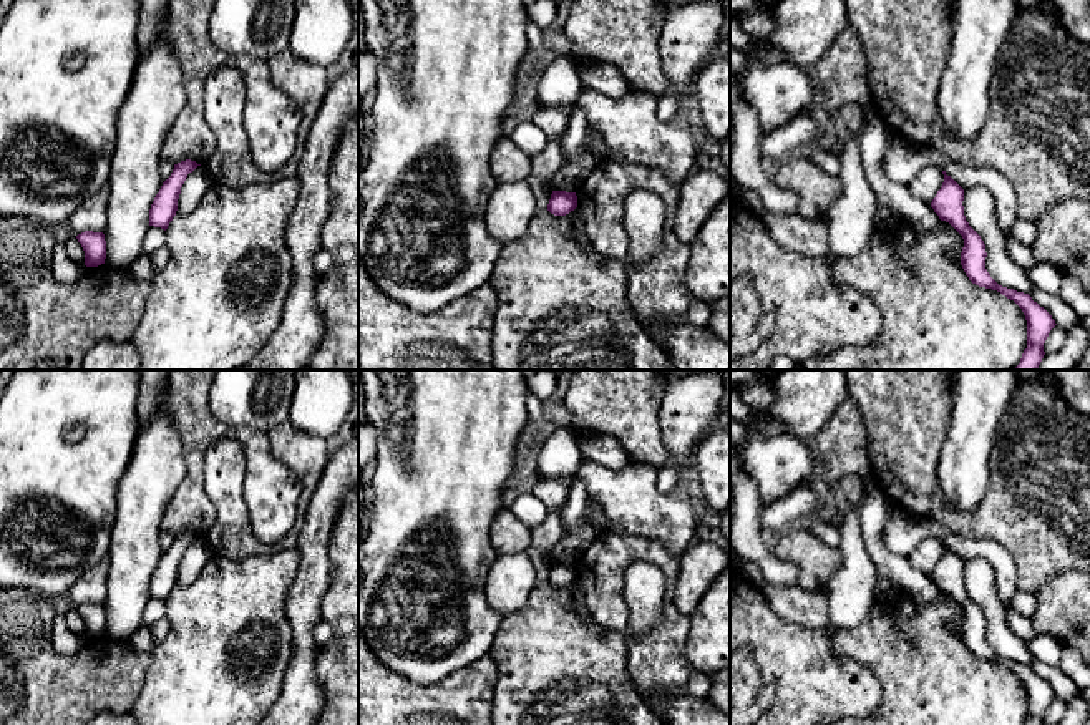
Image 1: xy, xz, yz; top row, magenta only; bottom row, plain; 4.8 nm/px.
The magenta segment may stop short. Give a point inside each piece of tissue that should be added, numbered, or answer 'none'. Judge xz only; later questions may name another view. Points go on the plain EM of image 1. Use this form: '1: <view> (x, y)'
none

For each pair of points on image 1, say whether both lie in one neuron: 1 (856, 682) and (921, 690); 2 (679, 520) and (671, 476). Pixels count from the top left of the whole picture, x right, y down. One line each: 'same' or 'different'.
1: different
2: different

